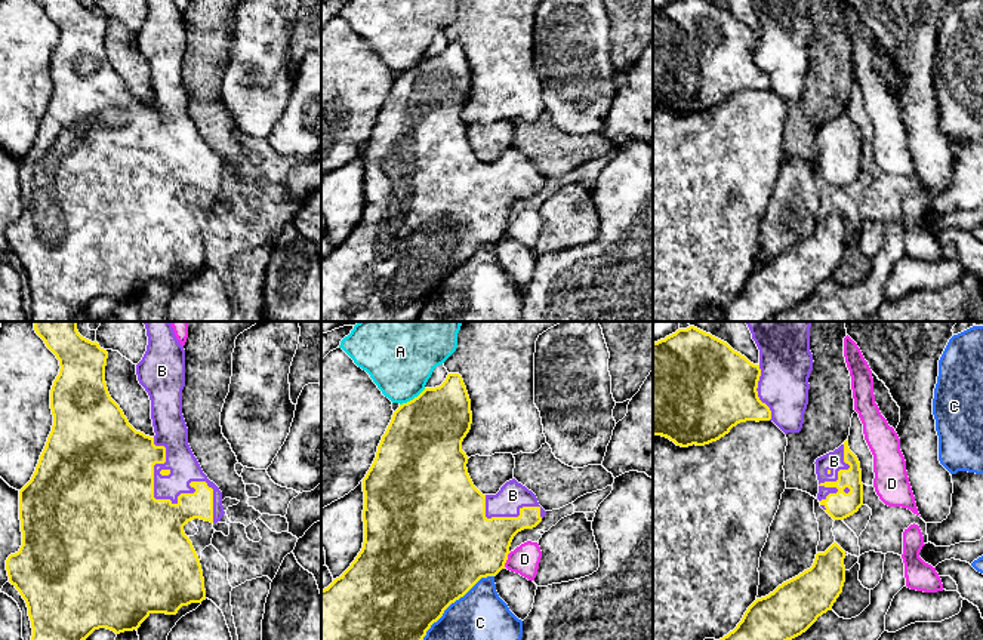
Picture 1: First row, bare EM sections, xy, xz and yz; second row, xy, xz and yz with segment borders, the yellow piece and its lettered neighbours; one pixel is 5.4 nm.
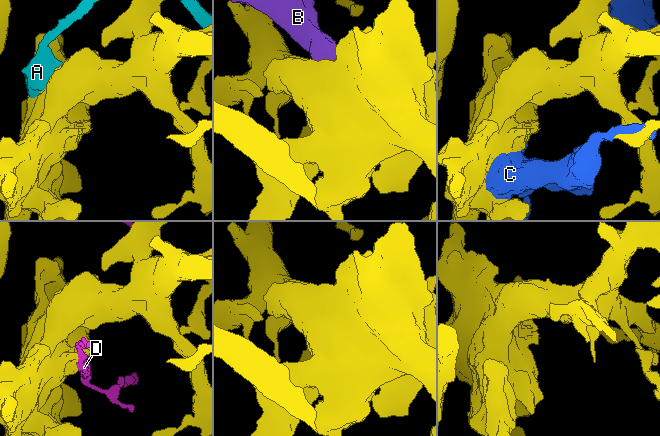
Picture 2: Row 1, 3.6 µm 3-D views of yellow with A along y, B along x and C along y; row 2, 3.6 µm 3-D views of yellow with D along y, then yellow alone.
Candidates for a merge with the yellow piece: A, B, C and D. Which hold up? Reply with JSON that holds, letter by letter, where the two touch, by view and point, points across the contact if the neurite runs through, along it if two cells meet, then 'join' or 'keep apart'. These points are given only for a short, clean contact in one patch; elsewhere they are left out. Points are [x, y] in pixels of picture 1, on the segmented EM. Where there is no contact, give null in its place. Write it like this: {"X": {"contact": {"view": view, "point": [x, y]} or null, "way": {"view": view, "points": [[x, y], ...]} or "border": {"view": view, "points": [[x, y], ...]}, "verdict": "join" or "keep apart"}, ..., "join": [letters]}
{"A": {"contact": {"view": "xz", "point": [413, 399]}, "verdict": "keep apart"}, "B": {"contact": {"view": "xy", "point": [170, 501]}, "verdict": "join"}, "C": {"contact": {"view": "xz", "point": [455, 600]}, "verdict": "keep apart"}, "D": {"contact": {"view": "xz", "point": [507, 559]}, "verdict": "keep apart"}, "join": ["B"]}

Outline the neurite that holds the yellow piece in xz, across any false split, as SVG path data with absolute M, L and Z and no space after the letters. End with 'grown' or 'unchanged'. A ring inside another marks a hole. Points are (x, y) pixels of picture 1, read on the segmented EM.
M449 373L440 387L425 388L394 412L363 479L363 548L351 566L321 590L321 640L423 640L452 603L481 578L496 576L505 569L514 536L542 521L546 511L515 479L496 495L483 495L474 486L466 468L469 458L462 450L471 424L471 400L459 373Z; grown

